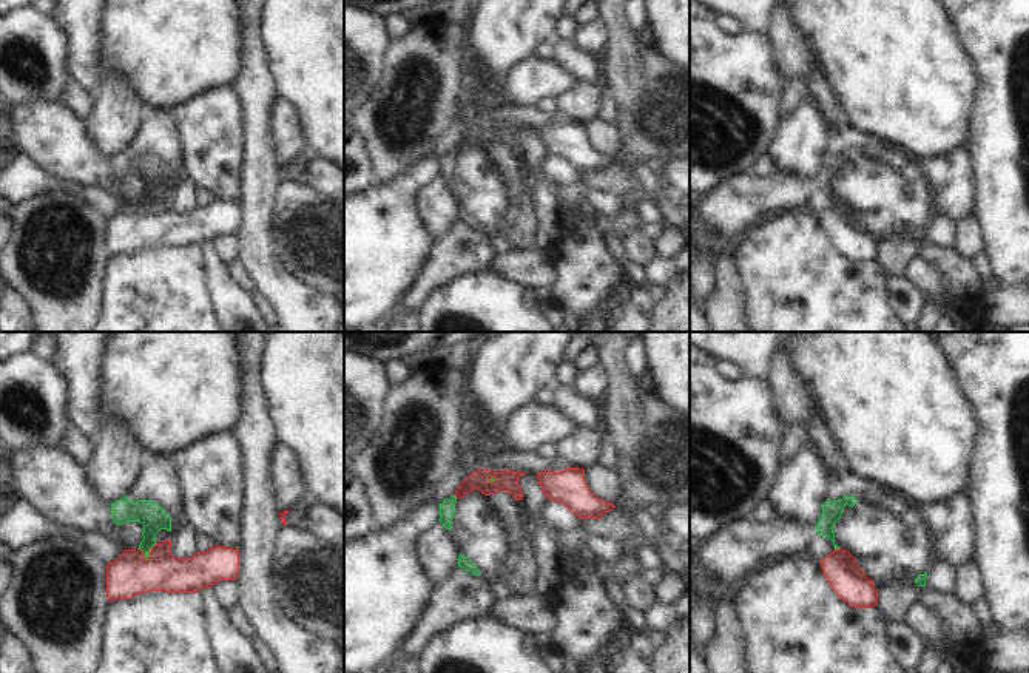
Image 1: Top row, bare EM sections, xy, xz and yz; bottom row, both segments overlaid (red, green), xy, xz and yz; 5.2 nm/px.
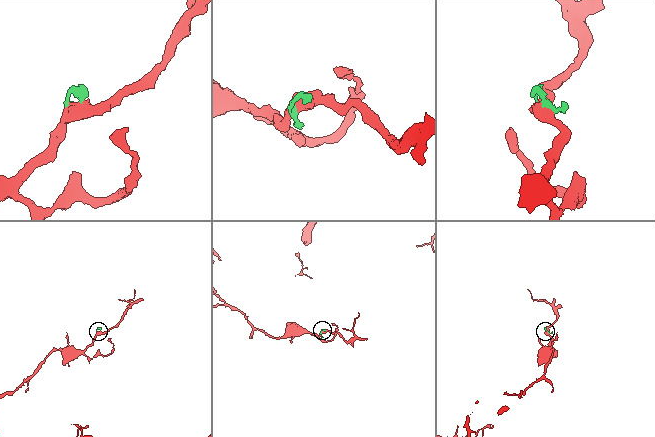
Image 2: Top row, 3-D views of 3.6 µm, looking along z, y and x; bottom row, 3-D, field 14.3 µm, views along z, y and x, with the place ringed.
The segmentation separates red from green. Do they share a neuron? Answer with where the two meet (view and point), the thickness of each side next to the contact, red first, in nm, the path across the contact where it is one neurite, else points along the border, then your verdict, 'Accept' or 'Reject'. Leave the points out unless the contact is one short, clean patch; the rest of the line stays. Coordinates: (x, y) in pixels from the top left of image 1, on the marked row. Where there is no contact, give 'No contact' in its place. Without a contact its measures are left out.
Touches red at xy (150, 556). Thickness 220 nm (red) against 140 nm. Boundary: xy (156, 544), (147, 558), (138, 548). Reject

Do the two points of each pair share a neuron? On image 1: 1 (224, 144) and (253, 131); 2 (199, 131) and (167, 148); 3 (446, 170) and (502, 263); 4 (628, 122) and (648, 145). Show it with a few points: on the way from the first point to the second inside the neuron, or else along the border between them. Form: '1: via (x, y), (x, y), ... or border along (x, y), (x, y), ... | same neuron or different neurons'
1: border along (238, 101), (244, 135), (242, 172) | different neurons
2: border along (167, 111), (179, 144), (182, 169) | different neurons
3: border along (533, 246), (512, 250) | different neurons
4: via (634, 128), (645, 139) | same neuron

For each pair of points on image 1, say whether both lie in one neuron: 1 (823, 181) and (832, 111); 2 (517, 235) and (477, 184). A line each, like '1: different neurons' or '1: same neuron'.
1: different neurons
2: same neuron

